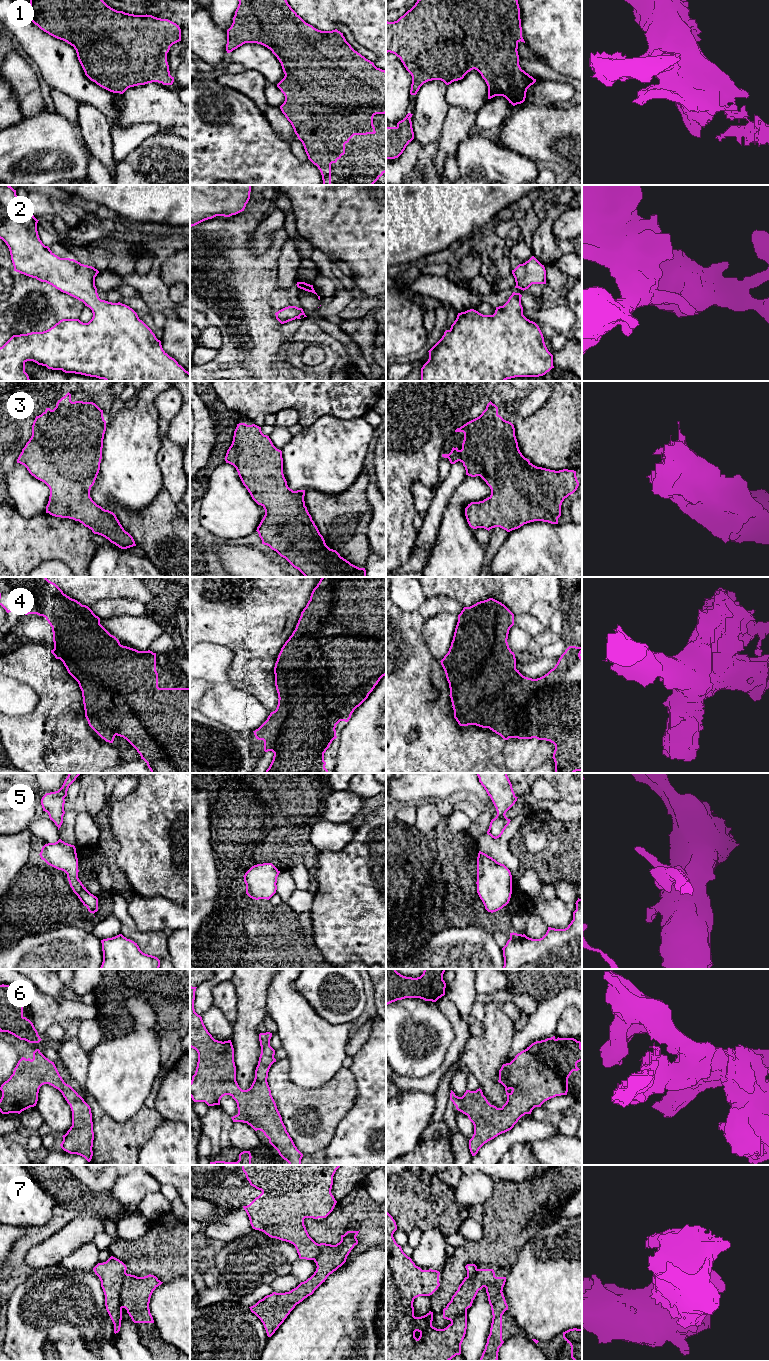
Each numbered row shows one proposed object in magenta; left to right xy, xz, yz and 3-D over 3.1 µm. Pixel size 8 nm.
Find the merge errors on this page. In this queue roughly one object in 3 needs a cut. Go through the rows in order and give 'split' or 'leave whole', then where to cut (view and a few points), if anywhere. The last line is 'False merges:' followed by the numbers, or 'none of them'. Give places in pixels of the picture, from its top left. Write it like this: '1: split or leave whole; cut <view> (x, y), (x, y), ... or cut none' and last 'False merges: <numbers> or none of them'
1: leave whole; cut none
2: leave whole; cut none
3: leave whole; cut none
4: leave whole; cut none
5: leave whole; cut none
6: leave whole; cut none
7: split; cut xy (126, 1273), (119, 1293), (119, 1305), (121, 1307)
False merges: 7

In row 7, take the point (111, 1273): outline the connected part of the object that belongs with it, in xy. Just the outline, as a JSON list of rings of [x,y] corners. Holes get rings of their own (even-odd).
[[[111,1256],[106,1262],[98,1263],[93,1270],[101,1281],[106,1310],[114,1324],[114,1333],[116,1334],[121,1327],[122,1307],[120,1306],[119,1293],[123,1279],[127,1274],[127,1267],[122,1261]]]

